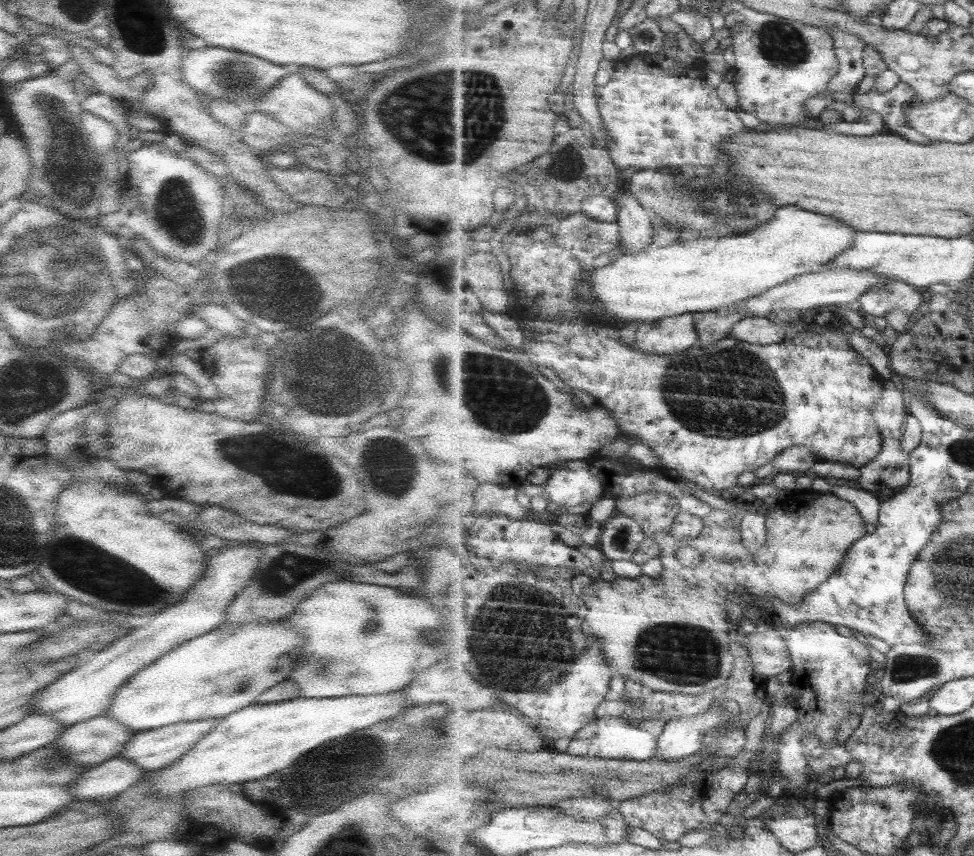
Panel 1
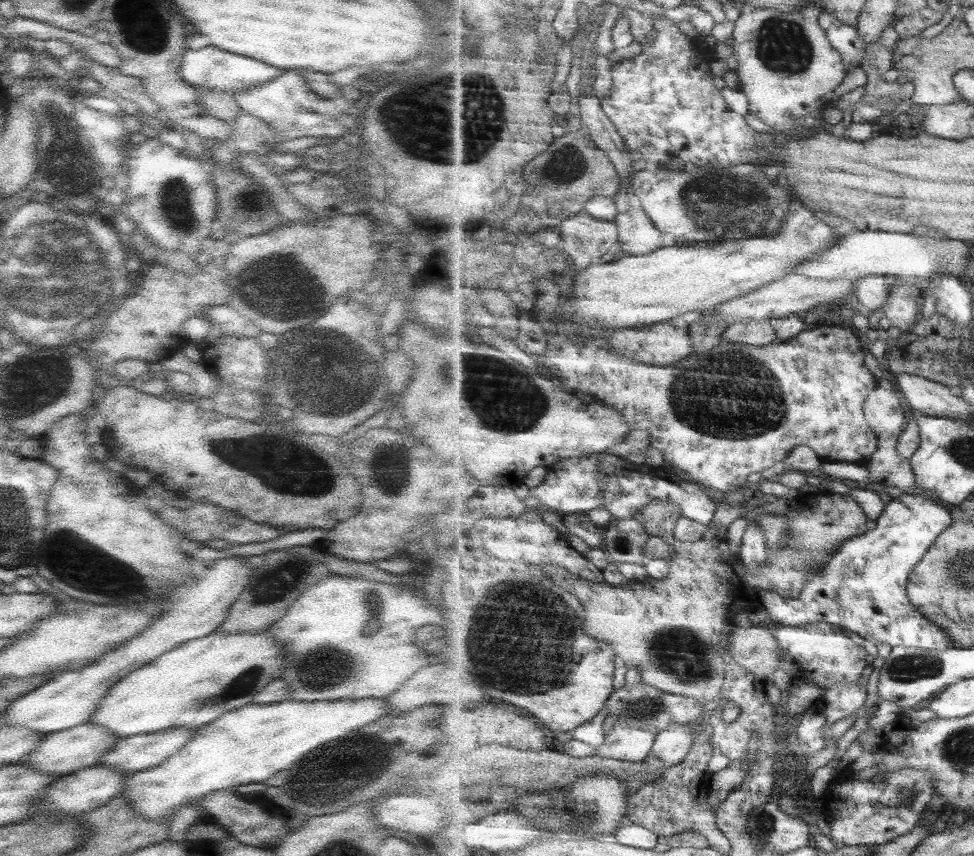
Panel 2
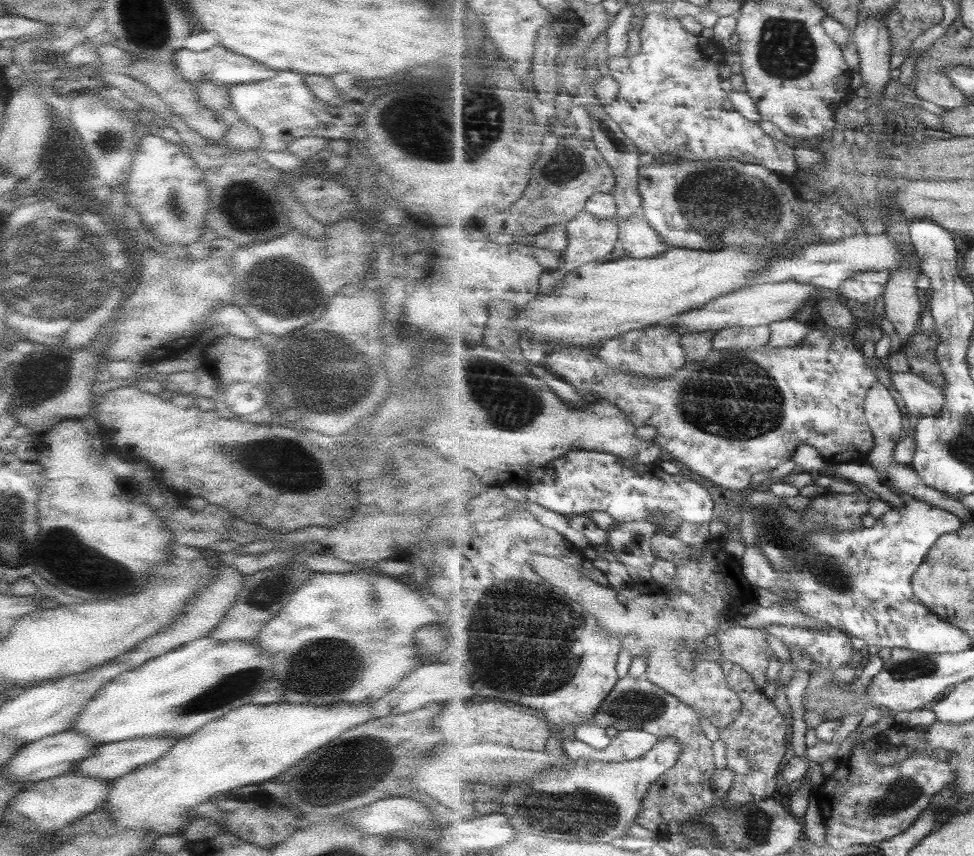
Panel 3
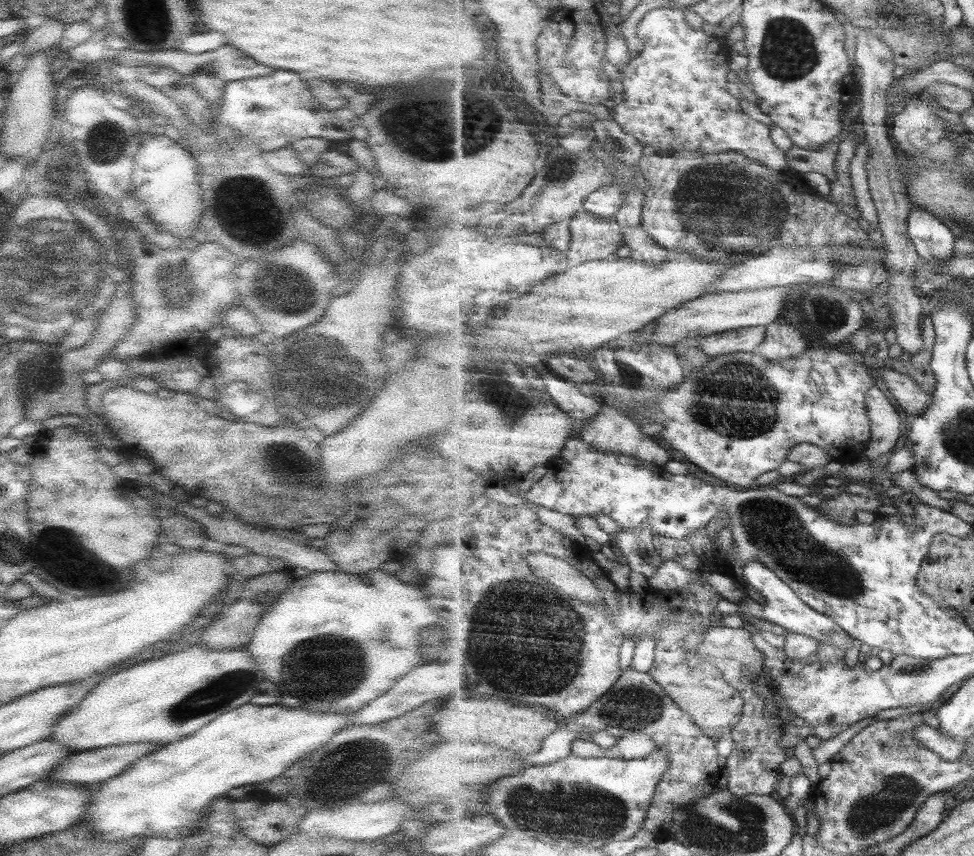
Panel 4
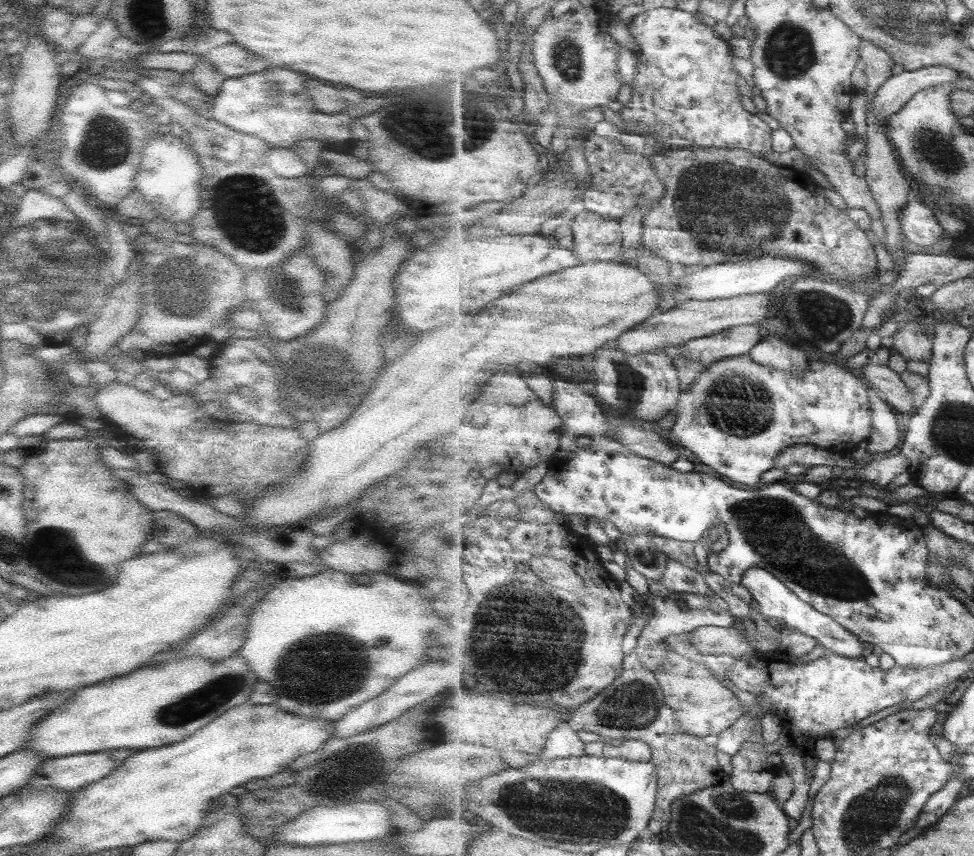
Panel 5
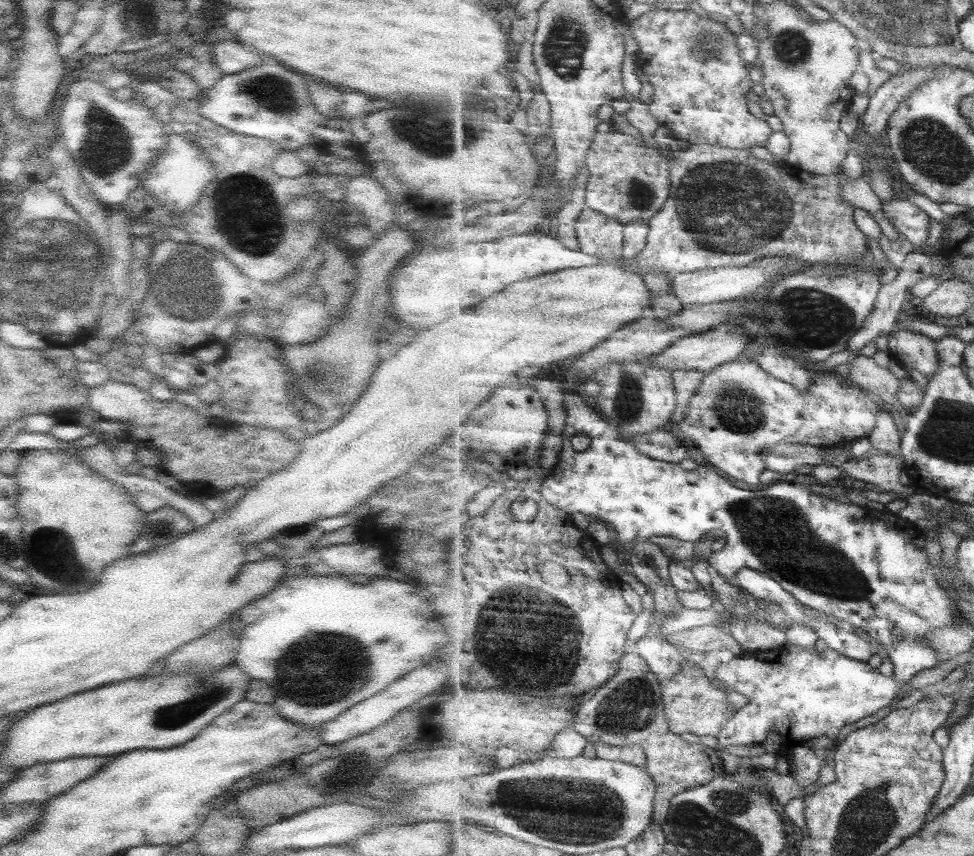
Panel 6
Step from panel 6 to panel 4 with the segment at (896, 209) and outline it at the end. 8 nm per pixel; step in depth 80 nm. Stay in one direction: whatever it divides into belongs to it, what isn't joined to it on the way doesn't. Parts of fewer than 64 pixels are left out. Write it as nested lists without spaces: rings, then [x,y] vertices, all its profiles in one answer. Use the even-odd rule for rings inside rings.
[[[914,207],[908,218],[908,231],[917,252],[927,262],[947,260],[955,252],[955,234],[932,212]]]

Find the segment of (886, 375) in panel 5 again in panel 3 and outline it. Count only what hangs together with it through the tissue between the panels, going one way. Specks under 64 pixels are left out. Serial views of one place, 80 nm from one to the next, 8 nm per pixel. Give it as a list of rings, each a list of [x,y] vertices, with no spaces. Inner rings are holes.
[[[891,371],[890,377],[910,416],[935,416],[946,408],[946,394],[939,385],[911,373]]]

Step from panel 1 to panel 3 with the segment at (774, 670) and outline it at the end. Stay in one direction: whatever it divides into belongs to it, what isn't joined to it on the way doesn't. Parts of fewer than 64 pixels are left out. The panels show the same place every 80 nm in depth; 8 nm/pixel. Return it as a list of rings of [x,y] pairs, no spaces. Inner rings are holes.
[[[731,624],[717,633],[721,652],[725,660],[731,660],[743,666],[751,676],[757,688],[767,686],[767,671],[770,665],[769,635],[762,627],[743,628]]]

